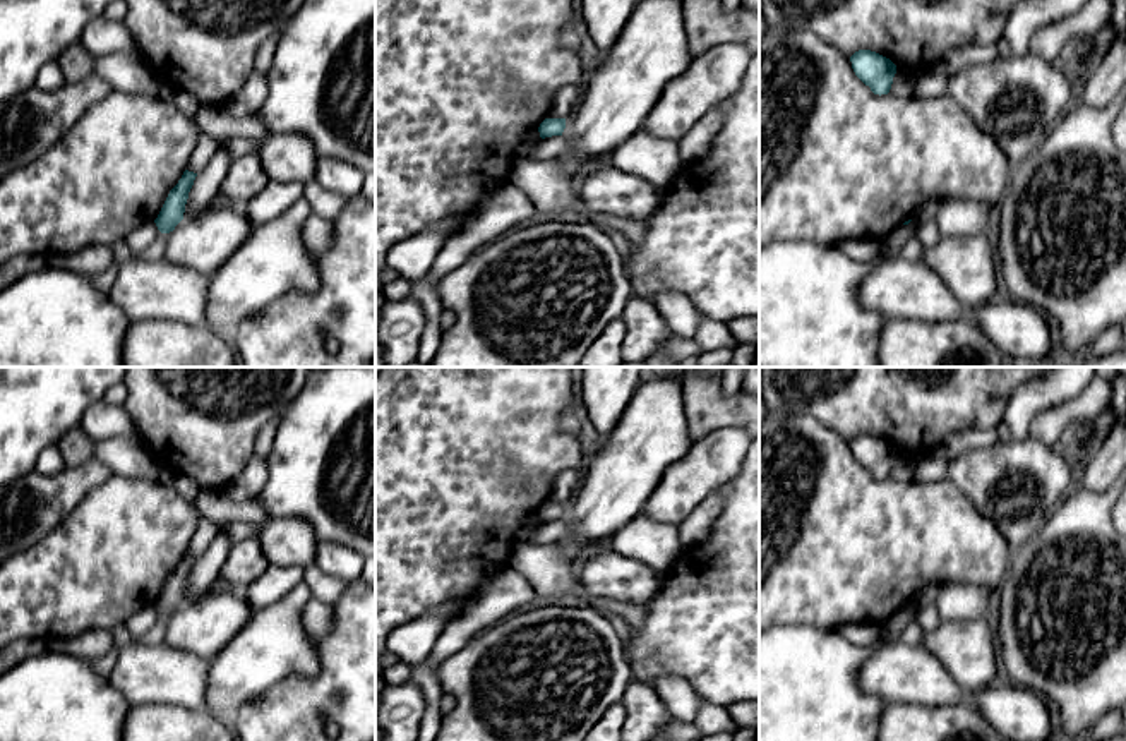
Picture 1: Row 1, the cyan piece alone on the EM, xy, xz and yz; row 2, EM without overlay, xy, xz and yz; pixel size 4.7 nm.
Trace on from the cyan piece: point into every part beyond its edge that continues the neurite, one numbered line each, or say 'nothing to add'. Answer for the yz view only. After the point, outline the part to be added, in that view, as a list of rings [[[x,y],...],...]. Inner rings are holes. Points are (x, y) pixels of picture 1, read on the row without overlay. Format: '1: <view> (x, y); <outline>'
nothing to add

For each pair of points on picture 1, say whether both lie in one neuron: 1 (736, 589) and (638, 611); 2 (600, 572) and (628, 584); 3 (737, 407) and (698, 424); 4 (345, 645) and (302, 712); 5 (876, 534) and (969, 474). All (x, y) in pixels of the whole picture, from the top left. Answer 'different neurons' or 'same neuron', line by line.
1: different neurons
2: same neuron
3: same neuron
4: same neuron
5: different neurons

